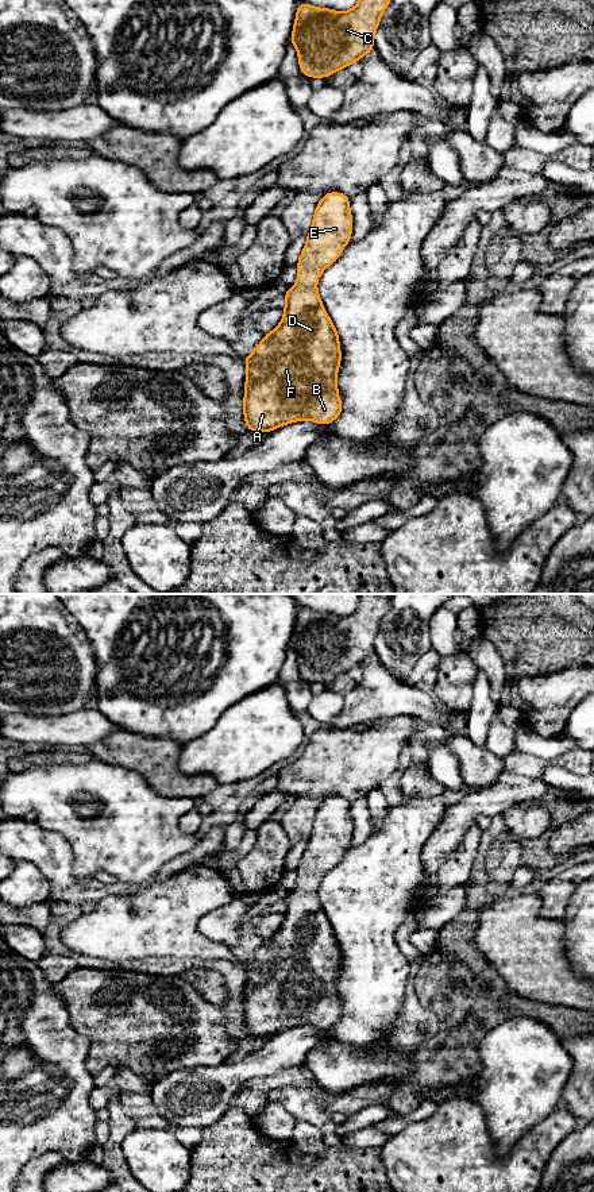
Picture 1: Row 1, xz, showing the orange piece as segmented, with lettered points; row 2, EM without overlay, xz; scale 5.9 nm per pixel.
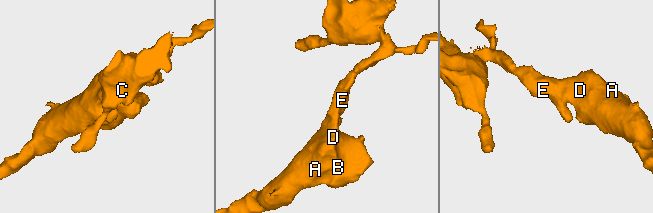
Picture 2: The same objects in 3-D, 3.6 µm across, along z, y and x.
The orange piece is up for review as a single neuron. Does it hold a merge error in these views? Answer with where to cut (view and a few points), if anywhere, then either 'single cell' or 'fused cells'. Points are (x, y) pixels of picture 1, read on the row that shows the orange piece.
no cut | single cell

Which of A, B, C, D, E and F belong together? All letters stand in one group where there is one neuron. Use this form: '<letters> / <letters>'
A B C D E F

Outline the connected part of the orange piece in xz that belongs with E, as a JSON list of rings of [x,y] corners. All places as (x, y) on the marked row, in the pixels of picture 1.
[[[327,192],[321,196],[296,265],[297,283],[288,288],[284,294],[284,317],[243,359],[247,371],[243,416],[248,432],[270,433],[279,427],[304,420],[325,427],[342,414],[343,404],[338,389],[342,363],[339,331],[323,305],[316,283],[351,242],[352,225],[350,196],[342,192]]]

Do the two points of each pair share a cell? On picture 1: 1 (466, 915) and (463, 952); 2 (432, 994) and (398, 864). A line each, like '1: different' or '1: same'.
1: same
2: different

